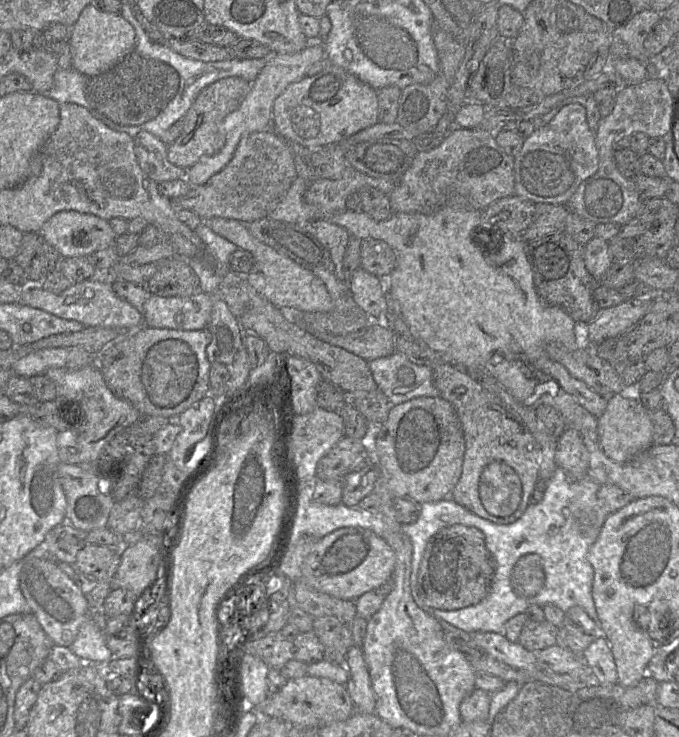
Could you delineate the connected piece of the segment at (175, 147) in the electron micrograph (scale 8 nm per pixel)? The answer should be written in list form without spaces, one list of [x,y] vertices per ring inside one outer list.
[[[228,77],[204,88],[197,95],[192,106],[183,117],[183,132],[167,147],[169,161],[178,167],[189,169],[203,157],[219,153],[226,143],[223,121],[227,115],[239,108],[251,91],[252,85],[253,82],[243,78]]]

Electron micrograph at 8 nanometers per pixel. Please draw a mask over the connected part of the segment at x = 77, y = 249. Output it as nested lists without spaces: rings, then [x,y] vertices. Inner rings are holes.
[[[61,211],[48,219],[38,233],[61,258],[87,257],[115,240],[109,221],[77,211]]]

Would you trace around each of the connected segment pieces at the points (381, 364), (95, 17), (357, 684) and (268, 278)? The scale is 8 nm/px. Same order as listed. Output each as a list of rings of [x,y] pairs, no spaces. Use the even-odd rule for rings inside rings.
[[[395,353],[369,362],[372,376],[391,405],[417,397],[437,397],[432,368],[411,362],[406,355]]]
[[[92,2],[84,8],[72,26],[69,44],[73,68],[91,77],[111,69],[133,51],[136,46],[136,32],[121,14],[105,12]]]
[[[353,645],[349,648],[345,667],[349,673],[345,685],[356,711],[367,714],[375,713],[376,700],[362,647]]]
[[[214,217],[204,221],[216,234],[234,243],[238,248],[249,251],[253,255],[254,266],[250,270],[250,272],[247,273],[247,280],[257,292],[264,296],[273,305],[275,305],[276,307],[295,308],[307,312],[327,312],[332,309],[331,297],[322,280],[316,277],[310,271],[301,267],[297,262],[295,262],[290,257],[279,253],[272,247],[256,239],[249,232],[248,228],[246,227],[246,224],[234,219],[222,217]]]

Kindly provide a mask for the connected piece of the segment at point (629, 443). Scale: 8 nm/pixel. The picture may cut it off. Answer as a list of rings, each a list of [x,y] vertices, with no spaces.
[[[617,394],[607,398],[607,407],[597,421],[601,448],[615,462],[625,463],[652,445],[652,422],[636,397]]]

